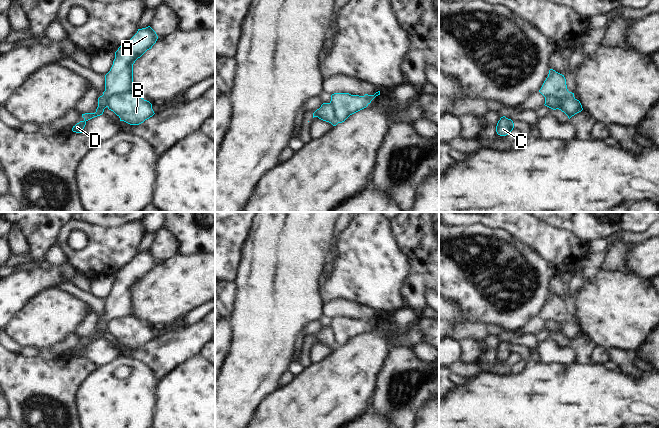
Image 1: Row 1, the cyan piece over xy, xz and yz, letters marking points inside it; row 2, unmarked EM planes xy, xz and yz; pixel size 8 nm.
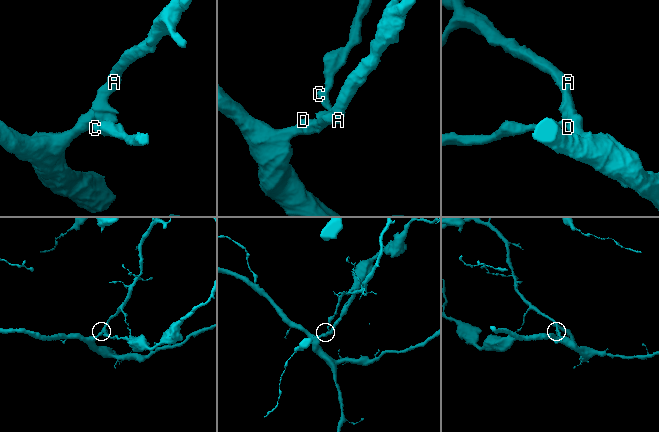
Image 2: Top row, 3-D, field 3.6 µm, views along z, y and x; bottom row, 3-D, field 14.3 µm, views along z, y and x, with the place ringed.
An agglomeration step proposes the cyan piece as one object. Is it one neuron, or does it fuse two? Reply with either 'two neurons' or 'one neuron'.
two neurons

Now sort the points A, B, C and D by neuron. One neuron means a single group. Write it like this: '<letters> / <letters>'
A D / B C

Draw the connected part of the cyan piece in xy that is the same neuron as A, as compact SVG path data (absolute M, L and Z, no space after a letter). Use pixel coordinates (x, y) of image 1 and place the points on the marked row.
M150 27L138 29L137 33L115 52L115 59L110 71L105 75L105 91L98 98L98 107L95 113L82 114L84 118L75 126L72 131L83 133L86 122L94 117L103 114L107 107L108 99L114 94L134 92L133 85L133 64L147 50L156 43L158 36Z

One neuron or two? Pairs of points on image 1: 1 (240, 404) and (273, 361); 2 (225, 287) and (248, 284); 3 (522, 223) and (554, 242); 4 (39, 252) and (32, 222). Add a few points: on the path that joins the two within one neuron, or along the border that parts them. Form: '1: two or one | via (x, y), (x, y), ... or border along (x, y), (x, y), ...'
1: one | via (241, 393), (262, 372)
2: two | border along (236, 281), (238, 294), (234, 308)
3: one | via (530, 230), (546, 240)
4: one | via (39, 245), (39, 229)

